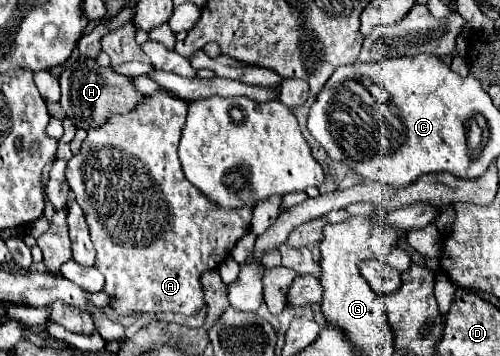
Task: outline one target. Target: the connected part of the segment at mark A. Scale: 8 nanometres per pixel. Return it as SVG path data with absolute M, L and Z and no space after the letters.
M165 91L145 95L131 113L111 115L103 125L89 129L81 151L67 163L65 177L75 201L85 213L91 241L97 249L95 267L105 275L105 291L115 297L113 309L121 315L197 313L205 305L199 283L201 273L215 269L221 261L225 261L235 243L251 227L251 205L243 205L243 209L215 209L215 205L211 205L211 201L207 201L207 197L203 197L203 193L199 193L199 189L183 177L177 145L185 117L185 101L175 99Z

